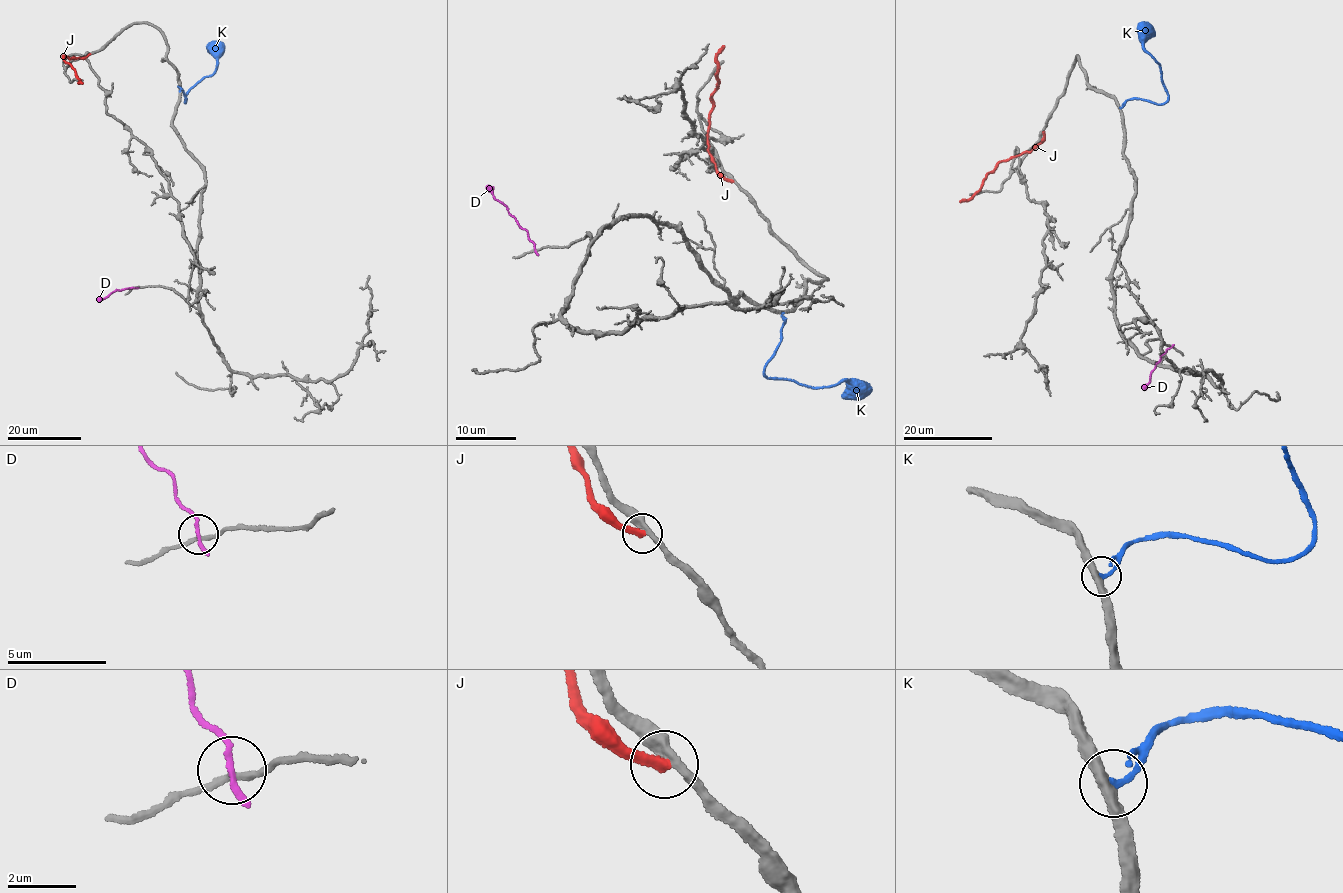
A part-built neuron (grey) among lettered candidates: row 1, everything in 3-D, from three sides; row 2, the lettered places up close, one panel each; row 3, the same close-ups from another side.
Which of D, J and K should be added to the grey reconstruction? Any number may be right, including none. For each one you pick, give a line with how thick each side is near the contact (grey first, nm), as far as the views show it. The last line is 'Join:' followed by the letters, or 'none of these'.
K: 400 nm thick on the grey side, 190 nm on the other
Join: K

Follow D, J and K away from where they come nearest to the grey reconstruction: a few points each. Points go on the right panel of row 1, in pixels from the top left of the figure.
D: (1170, 347), (1156, 362), (1149, 382), (1143, 388)
J: (1043, 132), (1041, 142), (1031, 150), (998, 163), (987, 173), (980, 191), (960, 202)
K: (1120, 107), (1140, 98), (1156, 103), (1167, 100), (1160, 65), (1144, 49), (1144, 39), (1151, 33), (1148, 24)

